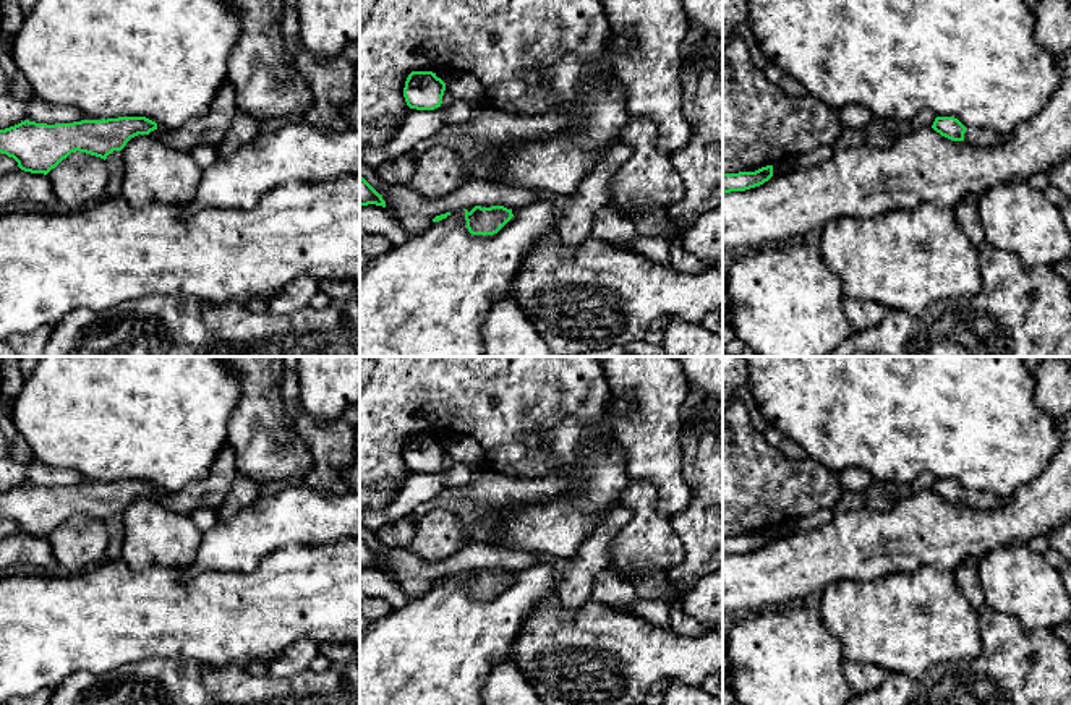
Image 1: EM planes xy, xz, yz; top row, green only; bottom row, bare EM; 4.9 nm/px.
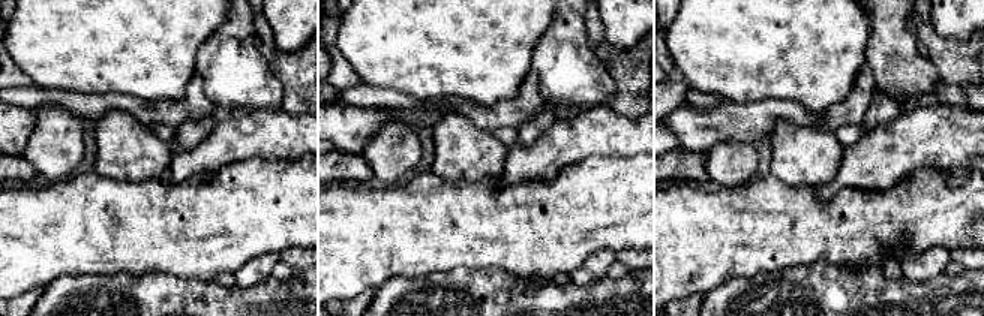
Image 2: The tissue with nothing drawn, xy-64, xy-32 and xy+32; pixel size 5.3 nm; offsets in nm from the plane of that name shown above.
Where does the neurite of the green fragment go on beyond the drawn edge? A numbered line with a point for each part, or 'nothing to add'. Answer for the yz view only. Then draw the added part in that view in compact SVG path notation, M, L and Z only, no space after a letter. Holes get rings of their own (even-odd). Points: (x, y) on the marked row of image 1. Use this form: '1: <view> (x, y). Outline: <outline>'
1: yz (977, 136). Outline: M969 128L964 133L964 141L974 146L995 146L1003 143L1005 139L1005 135L982 128Z

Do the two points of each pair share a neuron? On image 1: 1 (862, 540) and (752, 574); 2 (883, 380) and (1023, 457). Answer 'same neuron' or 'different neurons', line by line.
1: same neuron
2: same neuron

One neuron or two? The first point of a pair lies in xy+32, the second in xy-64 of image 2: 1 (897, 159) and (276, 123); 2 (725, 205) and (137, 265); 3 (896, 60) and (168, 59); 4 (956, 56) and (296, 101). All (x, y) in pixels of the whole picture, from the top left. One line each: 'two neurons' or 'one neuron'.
1: one neuron
2: one neuron
3: two neurons
4: one neuron

